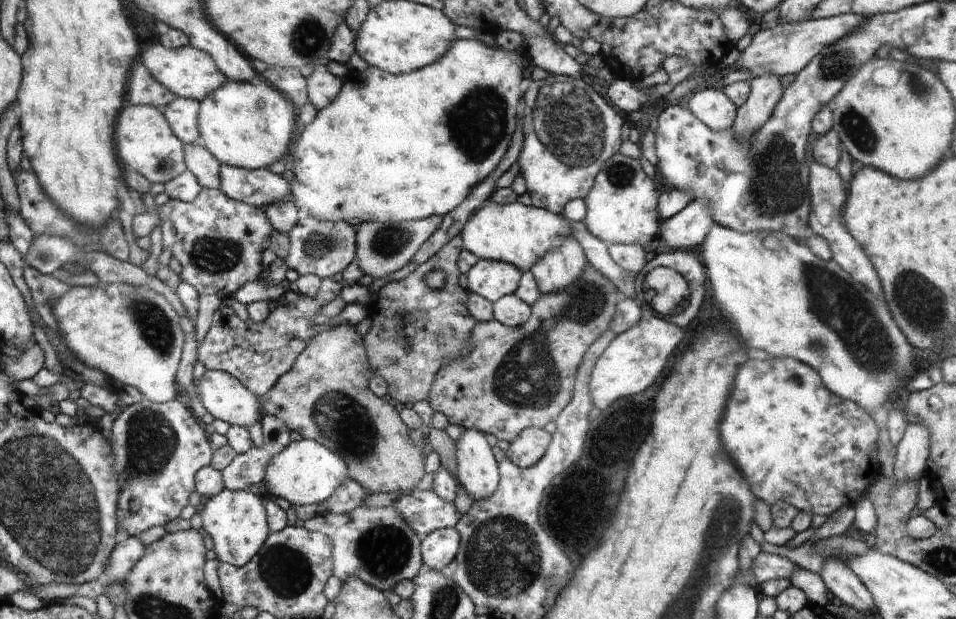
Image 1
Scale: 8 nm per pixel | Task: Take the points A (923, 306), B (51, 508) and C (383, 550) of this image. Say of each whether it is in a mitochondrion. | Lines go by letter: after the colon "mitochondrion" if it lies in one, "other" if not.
A: mitochondrion
B: mitochondrion
C: mitochondrion

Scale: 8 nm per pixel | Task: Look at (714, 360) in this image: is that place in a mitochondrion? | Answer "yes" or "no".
no

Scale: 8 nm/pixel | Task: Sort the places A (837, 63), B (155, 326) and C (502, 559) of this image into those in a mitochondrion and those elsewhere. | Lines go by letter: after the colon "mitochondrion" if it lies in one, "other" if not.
A: mitochondrion
B: mitochondrion
C: mitochondrion

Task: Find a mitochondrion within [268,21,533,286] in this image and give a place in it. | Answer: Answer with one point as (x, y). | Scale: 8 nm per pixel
(477, 123)

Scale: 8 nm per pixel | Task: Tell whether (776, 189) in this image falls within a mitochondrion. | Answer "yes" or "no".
yes

